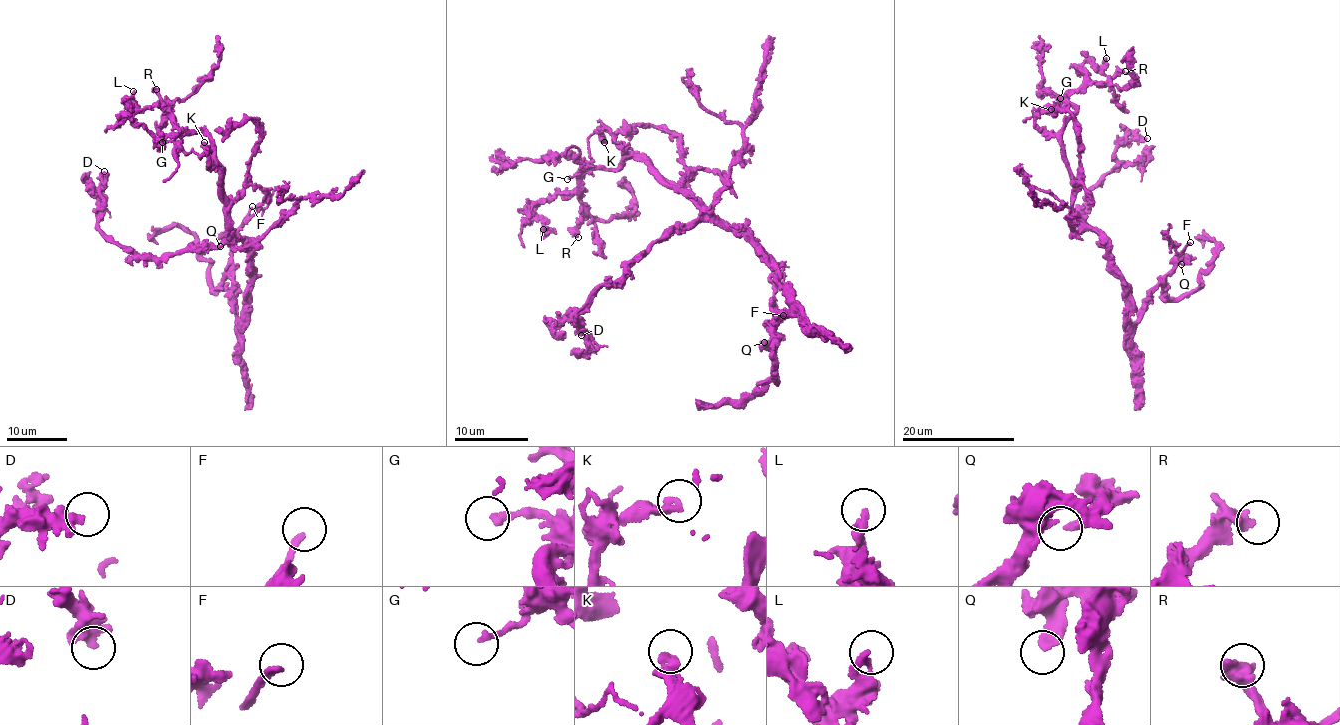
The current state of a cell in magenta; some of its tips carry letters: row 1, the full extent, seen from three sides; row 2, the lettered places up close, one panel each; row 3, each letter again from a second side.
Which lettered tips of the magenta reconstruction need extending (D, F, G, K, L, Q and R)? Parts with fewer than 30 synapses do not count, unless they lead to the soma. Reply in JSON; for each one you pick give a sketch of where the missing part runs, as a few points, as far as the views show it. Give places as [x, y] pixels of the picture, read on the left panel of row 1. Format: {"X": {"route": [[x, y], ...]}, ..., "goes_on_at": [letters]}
{"F": {"route": [[252, 206], [254, 217], [258, 218], [260, 206]]}, "goes_on_at": ["F"]}

